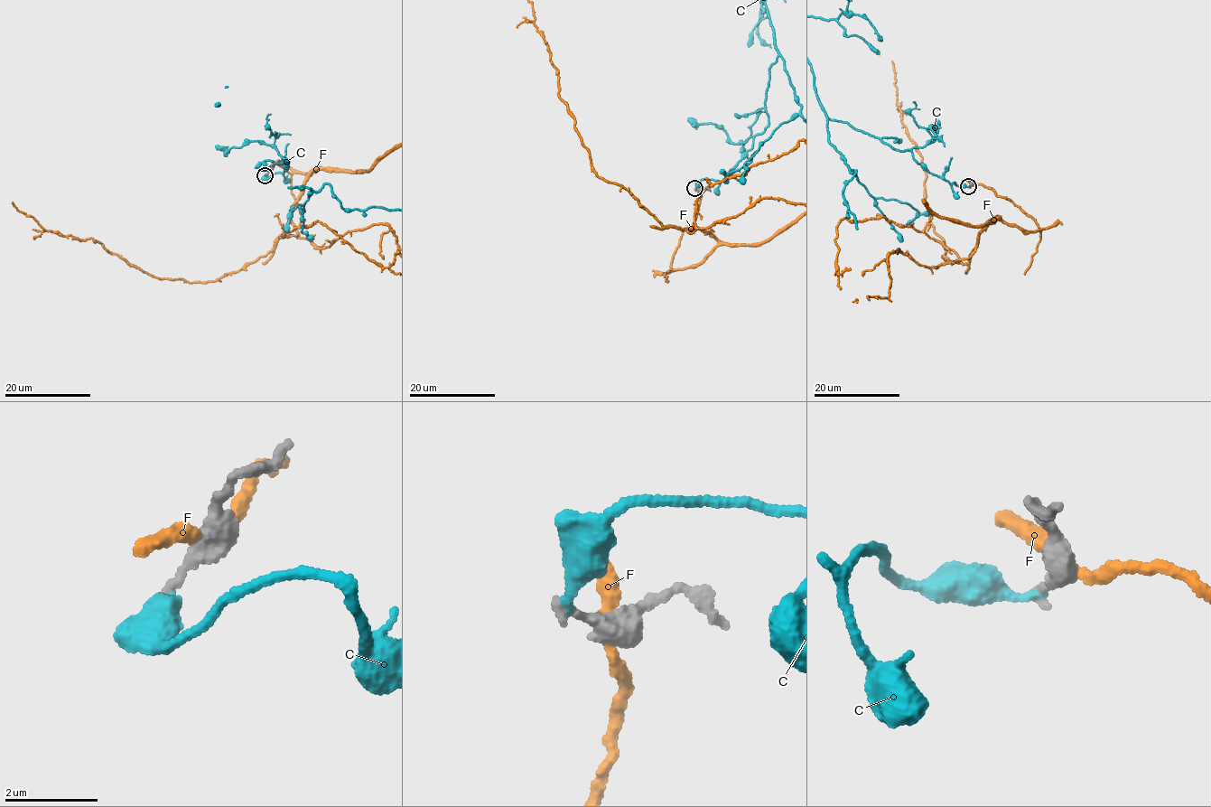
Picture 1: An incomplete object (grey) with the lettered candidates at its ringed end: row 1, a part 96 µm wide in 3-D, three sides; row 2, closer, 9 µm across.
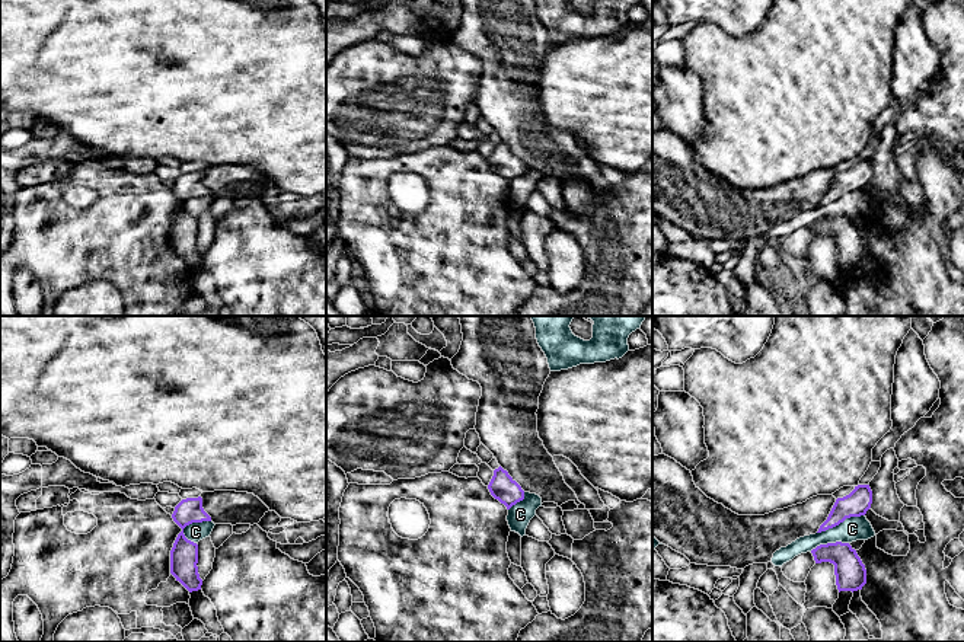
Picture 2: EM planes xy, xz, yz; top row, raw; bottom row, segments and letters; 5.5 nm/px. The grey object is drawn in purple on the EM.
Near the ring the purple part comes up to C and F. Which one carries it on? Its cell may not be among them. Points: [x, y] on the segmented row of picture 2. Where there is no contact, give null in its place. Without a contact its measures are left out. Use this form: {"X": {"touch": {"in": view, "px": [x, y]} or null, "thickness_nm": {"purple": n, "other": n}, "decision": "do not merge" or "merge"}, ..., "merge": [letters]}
{"C": {"touch": {"in": "yz", "px": [840, 521]}, "thickness_nm": {"purple": 140, "other": 130}, "decision": "do not merge"}, "F": {"touch": null, "decision": "do not merge"}, "merge": []}

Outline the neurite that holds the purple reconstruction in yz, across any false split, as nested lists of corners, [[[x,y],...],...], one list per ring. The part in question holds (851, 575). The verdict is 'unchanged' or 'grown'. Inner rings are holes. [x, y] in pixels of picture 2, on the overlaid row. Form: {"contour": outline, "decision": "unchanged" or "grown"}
{"contour": [[[827,543],[811,550],[815,563],[834,565],[836,585],[840,591],[858,591],[866,584],[866,569],[849,543]]], "decision": "unchanged"}

